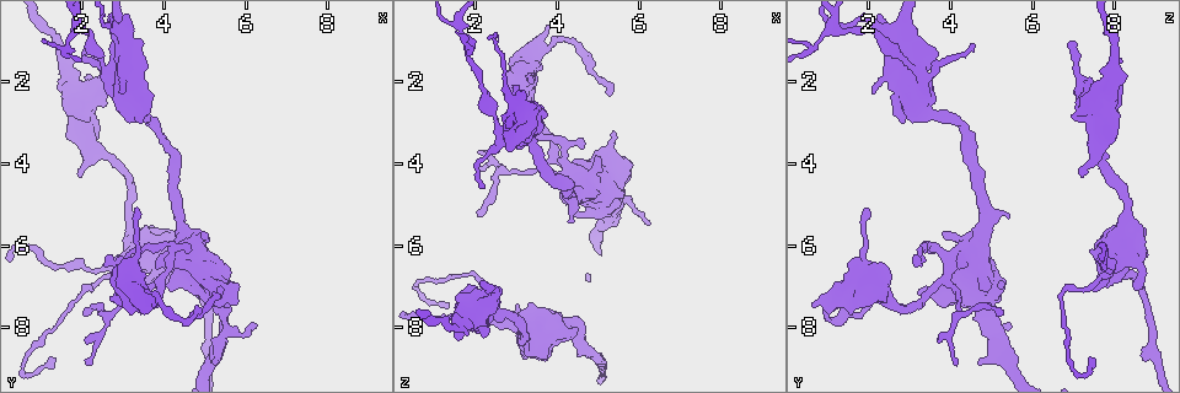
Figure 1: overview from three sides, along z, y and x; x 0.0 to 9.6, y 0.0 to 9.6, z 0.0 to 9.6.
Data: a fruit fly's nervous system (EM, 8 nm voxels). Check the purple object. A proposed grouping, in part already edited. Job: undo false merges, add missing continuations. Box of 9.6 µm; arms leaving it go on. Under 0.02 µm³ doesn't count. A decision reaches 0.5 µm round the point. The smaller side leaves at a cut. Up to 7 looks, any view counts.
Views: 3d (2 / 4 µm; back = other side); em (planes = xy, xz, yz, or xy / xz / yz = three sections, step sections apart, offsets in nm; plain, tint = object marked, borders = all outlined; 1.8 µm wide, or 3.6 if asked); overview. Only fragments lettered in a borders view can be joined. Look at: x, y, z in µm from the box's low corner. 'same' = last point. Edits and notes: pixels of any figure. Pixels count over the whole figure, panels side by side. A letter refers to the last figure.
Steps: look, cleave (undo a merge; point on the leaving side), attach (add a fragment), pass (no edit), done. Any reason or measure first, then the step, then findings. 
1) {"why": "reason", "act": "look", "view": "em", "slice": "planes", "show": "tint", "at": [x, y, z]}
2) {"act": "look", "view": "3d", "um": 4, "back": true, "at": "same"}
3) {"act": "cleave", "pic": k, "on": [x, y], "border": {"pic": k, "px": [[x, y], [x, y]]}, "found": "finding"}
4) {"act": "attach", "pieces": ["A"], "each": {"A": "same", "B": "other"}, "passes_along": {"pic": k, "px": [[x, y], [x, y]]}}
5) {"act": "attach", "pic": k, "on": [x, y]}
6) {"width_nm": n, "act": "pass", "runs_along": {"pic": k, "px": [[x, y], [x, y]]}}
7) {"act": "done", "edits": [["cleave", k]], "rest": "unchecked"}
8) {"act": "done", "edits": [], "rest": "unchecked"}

{"why": "small branch off a trunk", "act": "look", "view": "3d", "um": 4, "at": [1.75, 2.20, 7.75]}

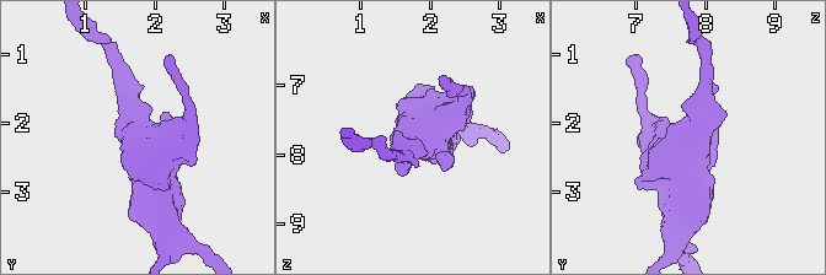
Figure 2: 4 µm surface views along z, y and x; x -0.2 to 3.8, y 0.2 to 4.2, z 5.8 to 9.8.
{"act": "look", "view": "em", "slice": "planes", "show": "tint", "at": [1.75, 2.20, 7.80]}

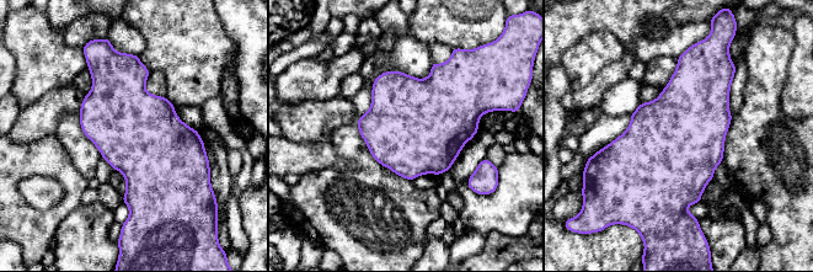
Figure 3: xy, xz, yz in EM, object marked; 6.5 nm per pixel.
{"act": "look", "view": "em", "slice": "planes", "show": "borders", "at": "same"}

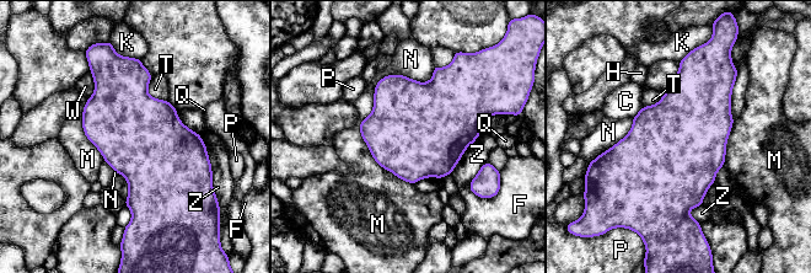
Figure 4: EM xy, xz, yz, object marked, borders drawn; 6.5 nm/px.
{"longest_contact_nm": ["N", 650], "act": "pass", "each": {"C": "other", "F": "other", "H": "other", "K": "other", "M": "other", "N": "other", "P": "other", "Q": "other", "T": "other", "W": "other", "Z": "other"}, "border": {"pic": 4, "px": [[434, 65], [385, 75], [359, 127]]}, "found": "one neuron here"}

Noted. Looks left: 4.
{"why": "calibre changes", "act": "look", "view": "3d", "um": 2, "at": [2.30, 6.55, 7.90]}

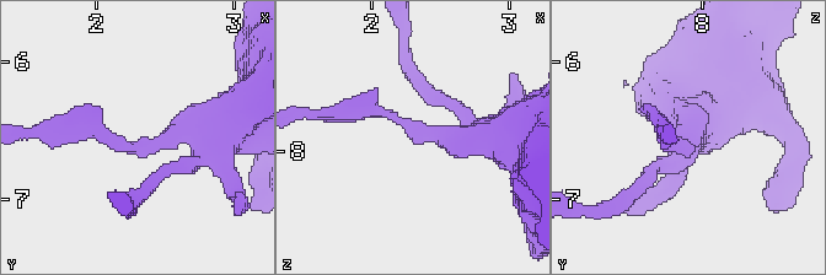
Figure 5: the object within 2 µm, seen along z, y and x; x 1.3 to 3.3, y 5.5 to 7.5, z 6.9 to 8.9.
{"why": "now the EM", "act": "look", "view": "em", "slice": "xy", "step": 16, "show": "tint", "at": [2.32, 6.58, 7.86]}

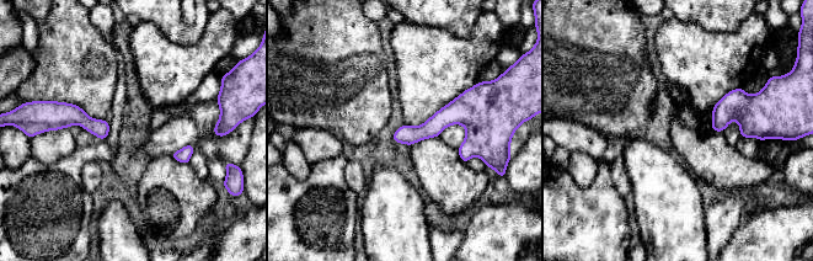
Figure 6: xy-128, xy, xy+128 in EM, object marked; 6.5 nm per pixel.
{"why": "cut it another way", "act": "look", "view": "em", "slice": "planes", "show": "borders", "at": "same"}

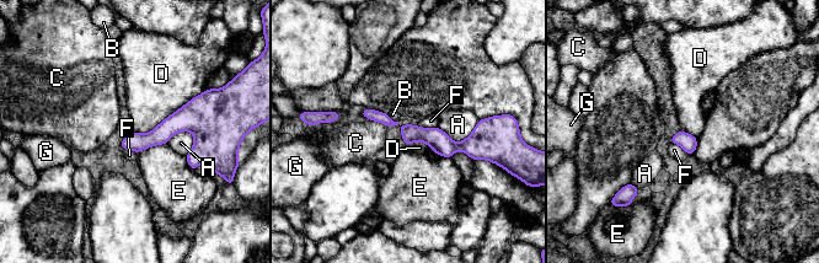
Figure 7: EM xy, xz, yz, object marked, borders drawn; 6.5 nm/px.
{"longest_contact_nm": ["D", 550], "act": "pass", "each": {"A": "other", "B": "other", "C": "other", "D": "other", "E": "other", "F": "other", "G": "other"}, "found": "one neuron here"}

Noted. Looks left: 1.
{"act": "done", "edits": [], "rest": "unchecked"}

